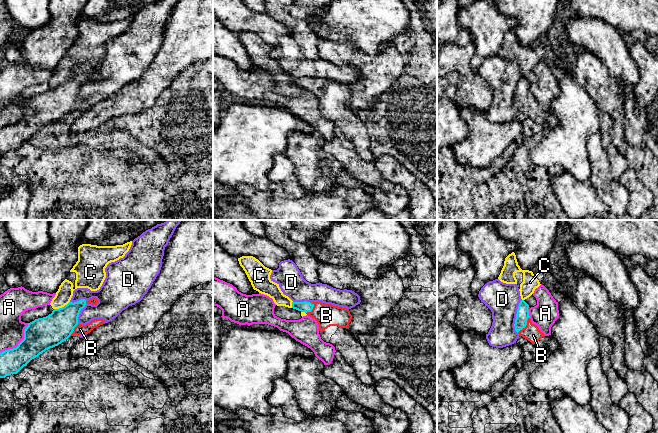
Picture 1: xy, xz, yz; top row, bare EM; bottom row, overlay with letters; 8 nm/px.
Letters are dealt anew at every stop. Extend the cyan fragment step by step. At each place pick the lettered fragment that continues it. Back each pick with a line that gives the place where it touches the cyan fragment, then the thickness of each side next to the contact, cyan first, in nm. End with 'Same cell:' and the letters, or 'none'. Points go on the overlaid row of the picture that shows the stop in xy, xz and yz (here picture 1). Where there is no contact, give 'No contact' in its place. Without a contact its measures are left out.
B: Touches cyan at yz (525, 326). Thickness 100 nm (cyan) against 140 nm
Same cell: B

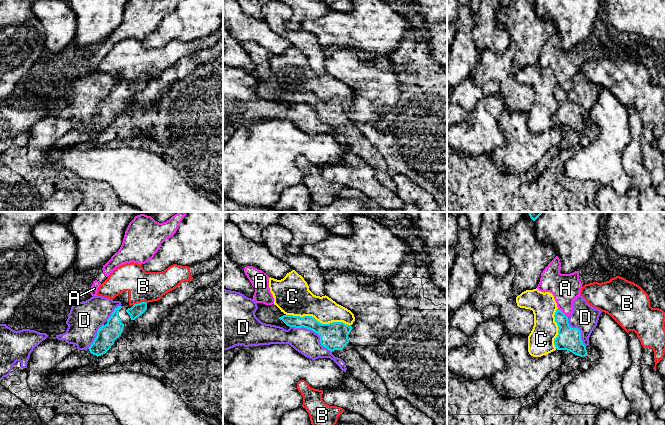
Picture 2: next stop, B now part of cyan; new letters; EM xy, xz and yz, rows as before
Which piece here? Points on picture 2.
Same cell: none

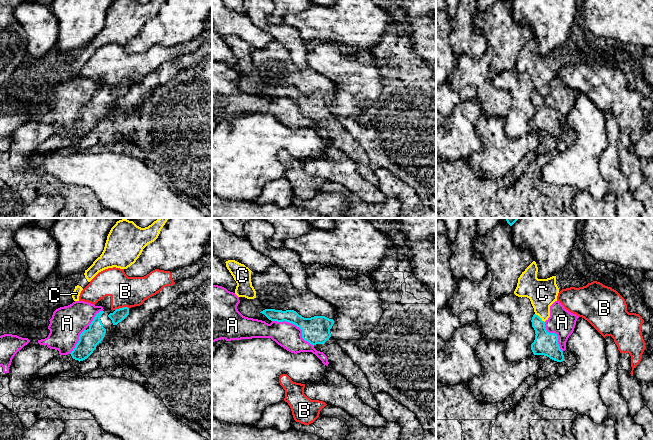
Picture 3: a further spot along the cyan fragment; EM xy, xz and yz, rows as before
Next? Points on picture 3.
Same cell: none

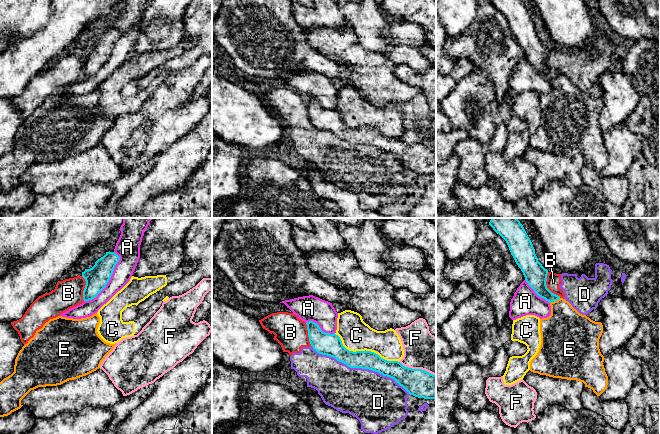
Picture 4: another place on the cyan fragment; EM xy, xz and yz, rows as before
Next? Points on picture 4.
Same cell: none

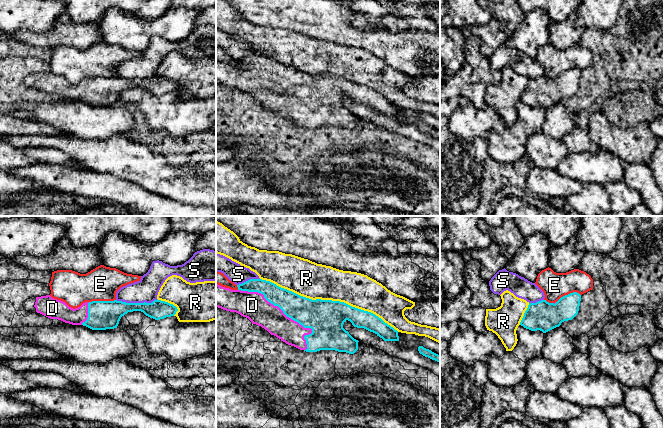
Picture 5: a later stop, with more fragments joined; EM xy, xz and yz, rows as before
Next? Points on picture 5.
D: Touches cyan at xz (285, 314). Thickness 240 nm (cyan) against 220 nm
Same cell: D

